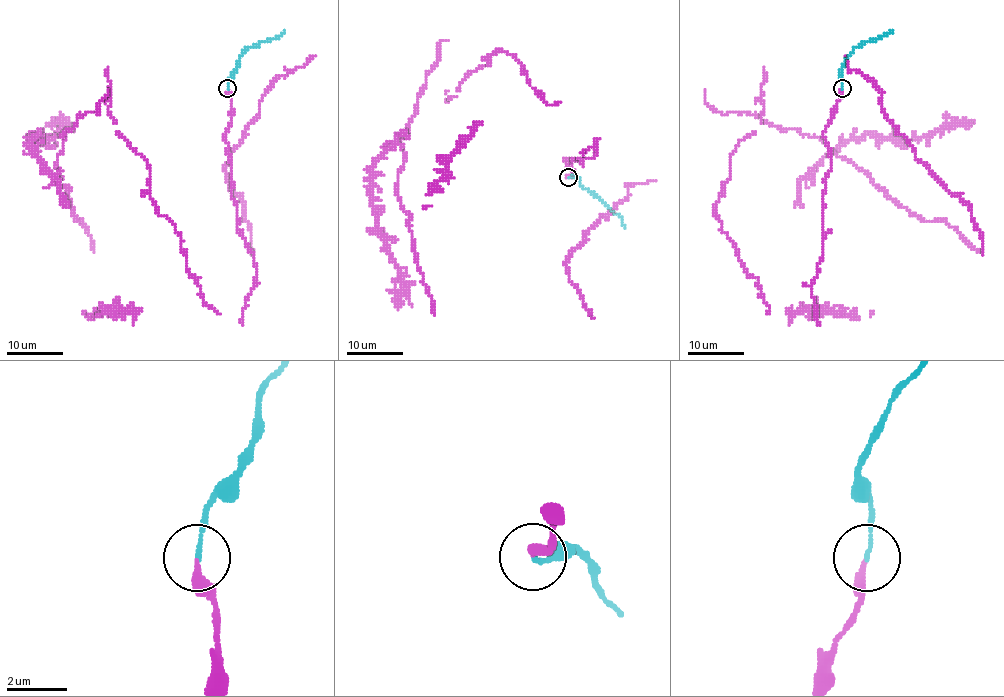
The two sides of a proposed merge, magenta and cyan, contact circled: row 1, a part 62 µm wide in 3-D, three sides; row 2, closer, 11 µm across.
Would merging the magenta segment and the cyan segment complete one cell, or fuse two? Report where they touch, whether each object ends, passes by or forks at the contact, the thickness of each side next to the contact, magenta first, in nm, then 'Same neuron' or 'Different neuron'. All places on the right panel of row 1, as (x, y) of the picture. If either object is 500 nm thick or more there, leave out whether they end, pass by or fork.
Place: (842, 88). At the ring magenta ends. At the ring cyan ends. Thickness 240 nm (magenta) against 120 nm. Same neuron

